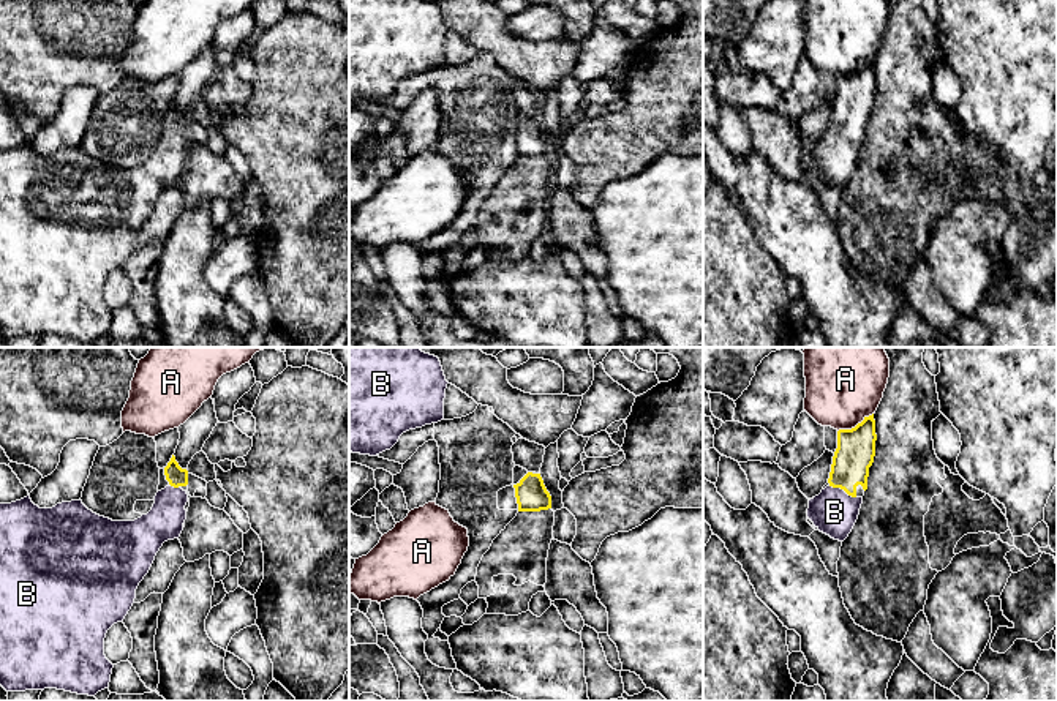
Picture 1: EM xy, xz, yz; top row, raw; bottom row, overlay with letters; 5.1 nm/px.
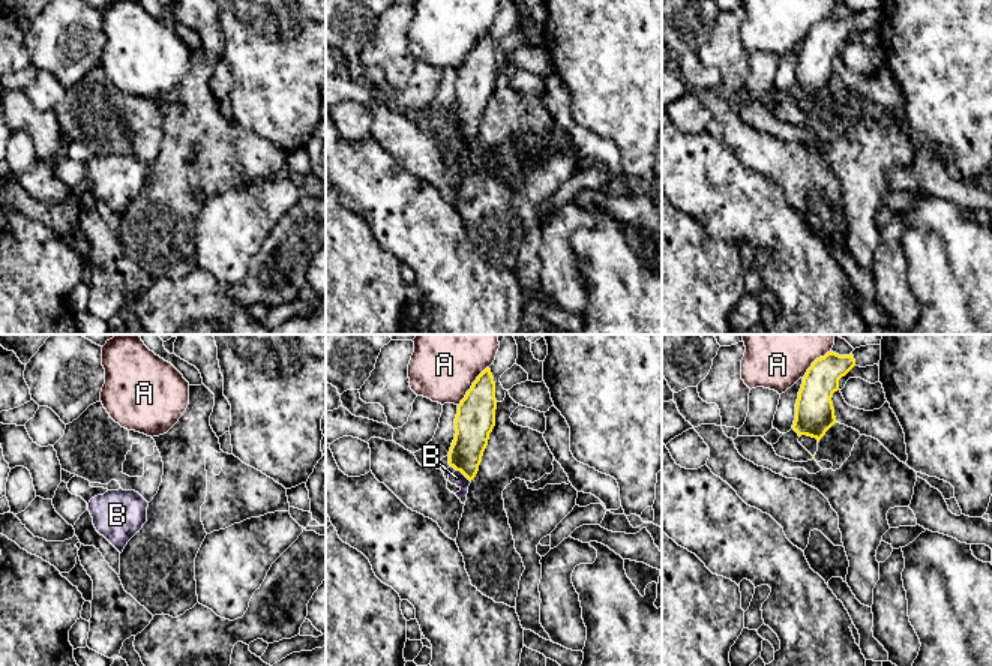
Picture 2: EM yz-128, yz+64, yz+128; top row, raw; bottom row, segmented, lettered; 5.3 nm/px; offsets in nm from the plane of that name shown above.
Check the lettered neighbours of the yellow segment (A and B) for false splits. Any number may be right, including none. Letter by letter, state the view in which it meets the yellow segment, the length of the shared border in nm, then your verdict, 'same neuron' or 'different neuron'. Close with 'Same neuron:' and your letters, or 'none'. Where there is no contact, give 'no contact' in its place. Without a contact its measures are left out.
A: contact in yz; length 200 nm; different neuron
B: contact in yz; length 150 nm; same neuron
Same neuron: B

